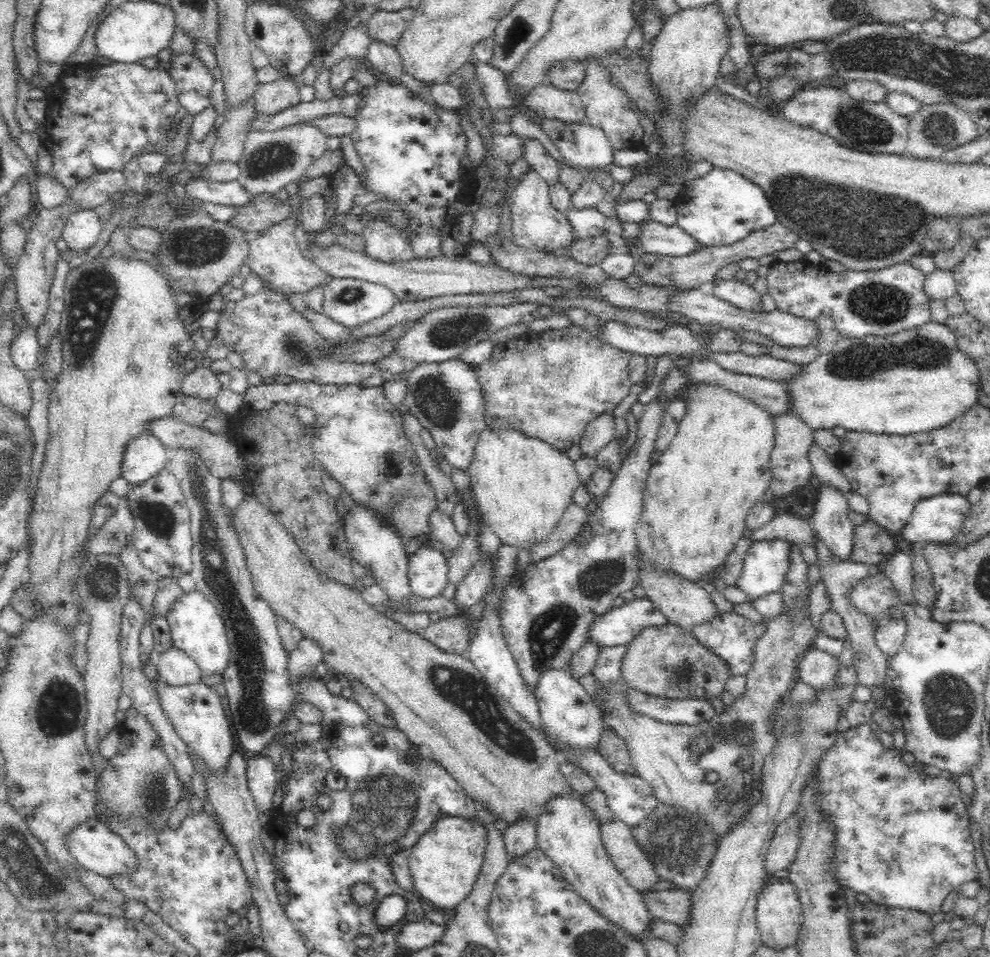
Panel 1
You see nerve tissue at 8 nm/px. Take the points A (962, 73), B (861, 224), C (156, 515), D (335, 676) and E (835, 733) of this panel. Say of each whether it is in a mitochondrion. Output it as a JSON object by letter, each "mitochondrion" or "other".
{"A":"mitochondrion","B":"mitochondrion","C":"mitochondrion","D":"other","E":"other"}

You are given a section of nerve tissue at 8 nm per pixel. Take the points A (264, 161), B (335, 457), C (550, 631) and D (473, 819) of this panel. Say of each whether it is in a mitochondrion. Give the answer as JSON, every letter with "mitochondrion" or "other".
{"A":"mitochondrion","B":"other","C":"mitochondrion","D":"other"}

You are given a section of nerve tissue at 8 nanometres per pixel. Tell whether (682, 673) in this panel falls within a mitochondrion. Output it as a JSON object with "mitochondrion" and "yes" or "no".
{"mitochondrion":"yes"}

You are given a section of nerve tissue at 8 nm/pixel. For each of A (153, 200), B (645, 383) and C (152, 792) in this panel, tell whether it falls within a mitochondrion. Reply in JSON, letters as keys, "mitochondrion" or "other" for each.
{"A":"other","B":"other","C":"mitochondrion"}

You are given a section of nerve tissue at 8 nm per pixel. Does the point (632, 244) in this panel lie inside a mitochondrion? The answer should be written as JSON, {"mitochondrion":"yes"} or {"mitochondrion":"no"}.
{"mitochondrion":"no"}

